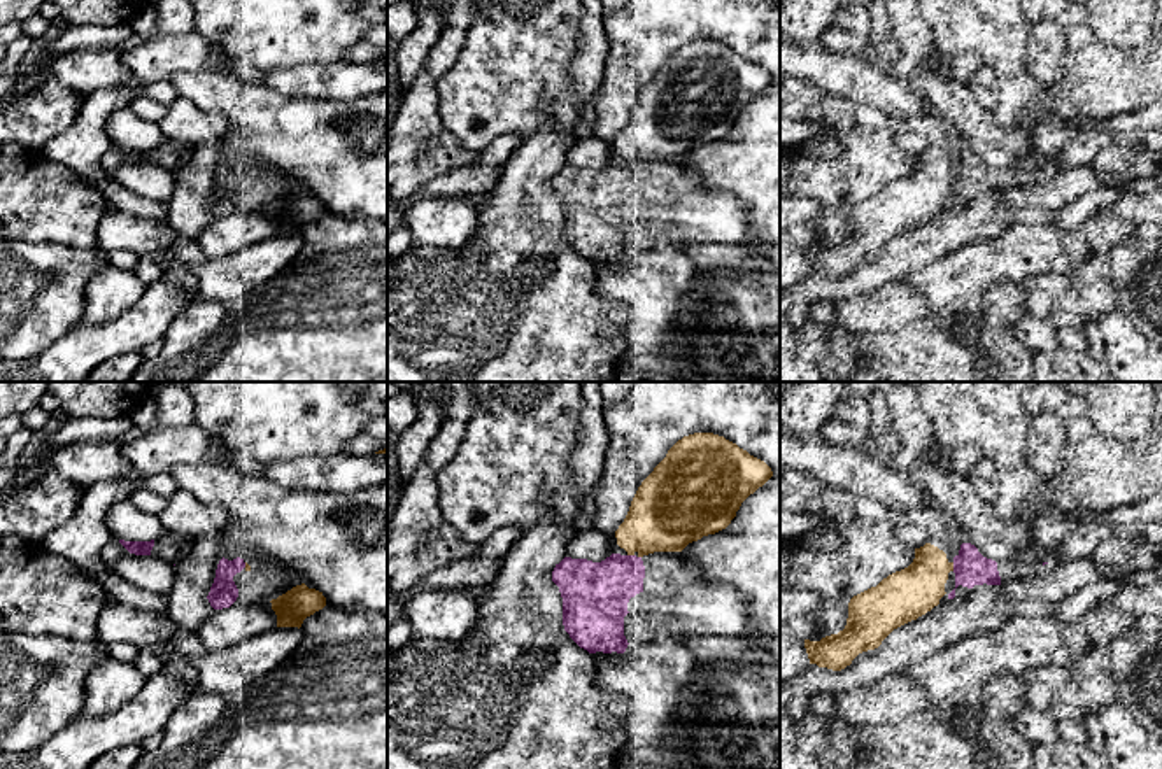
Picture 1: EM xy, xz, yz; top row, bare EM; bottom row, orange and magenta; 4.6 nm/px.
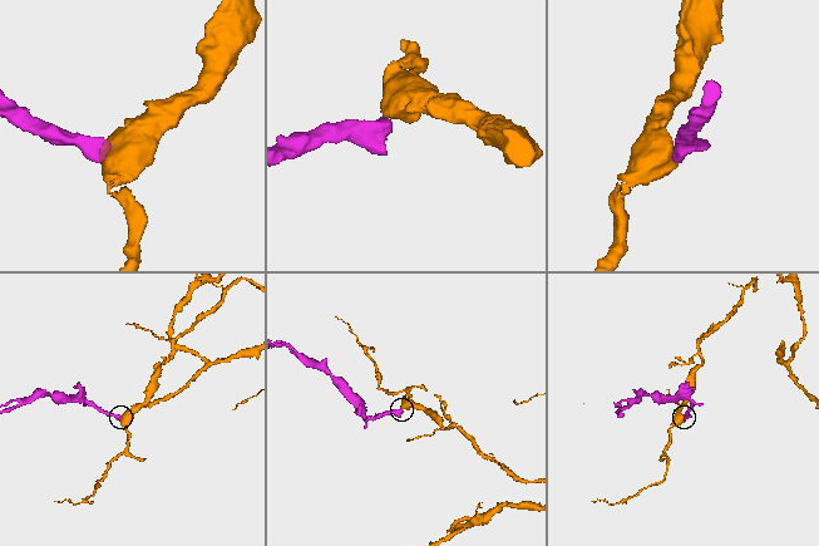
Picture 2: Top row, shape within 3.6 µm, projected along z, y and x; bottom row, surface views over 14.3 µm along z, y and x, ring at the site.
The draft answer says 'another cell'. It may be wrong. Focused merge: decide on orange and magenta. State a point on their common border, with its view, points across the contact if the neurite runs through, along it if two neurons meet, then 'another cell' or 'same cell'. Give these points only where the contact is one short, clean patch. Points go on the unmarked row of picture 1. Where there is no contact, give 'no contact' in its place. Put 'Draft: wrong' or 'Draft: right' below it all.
yz (952, 174) | another cell
Draft: right

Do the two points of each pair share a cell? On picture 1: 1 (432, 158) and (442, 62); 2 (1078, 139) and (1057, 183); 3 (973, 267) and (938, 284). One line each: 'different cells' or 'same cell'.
1: same cell
2: different cells
3: same cell

